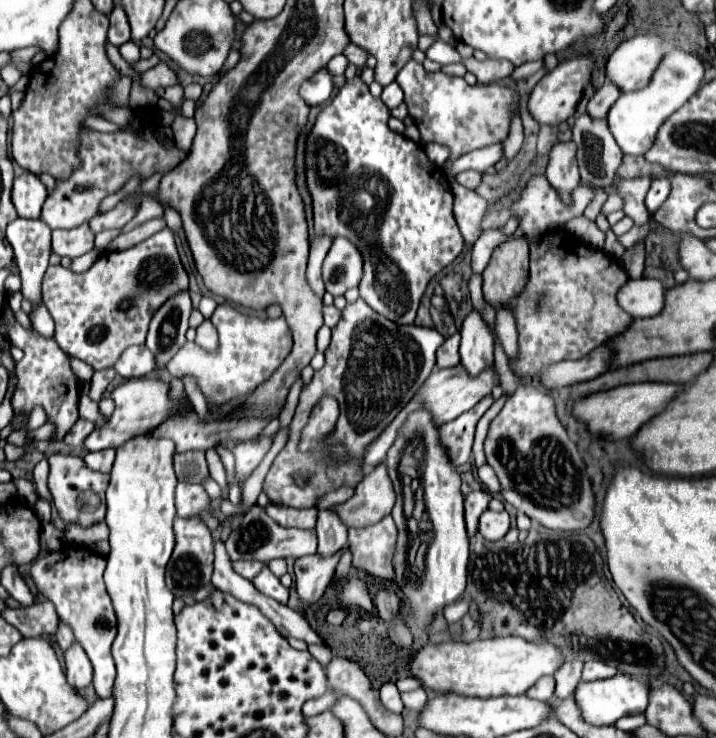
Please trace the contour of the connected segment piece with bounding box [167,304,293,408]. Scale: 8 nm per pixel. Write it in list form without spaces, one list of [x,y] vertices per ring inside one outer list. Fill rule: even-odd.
[[[219,304],[211,316],[211,322],[219,332],[219,348],[209,352],[199,344],[187,342],[167,368],[177,378],[191,376],[197,382],[197,388],[203,392],[205,400],[211,406],[221,408],[225,404],[243,400],[259,384],[263,384],[289,356],[293,340],[283,316],[275,320],[271,318],[261,320],[257,316],[241,314],[229,304]]]

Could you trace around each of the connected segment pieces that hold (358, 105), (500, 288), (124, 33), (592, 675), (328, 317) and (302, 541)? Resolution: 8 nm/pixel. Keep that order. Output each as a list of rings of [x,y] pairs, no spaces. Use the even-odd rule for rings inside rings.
[[[359,76],[347,80],[341,86],[341,92],[319,112],[305,140],[305,180],[313,200],[315,236],[343,236],[355,244],[363,256],[363,278],[359,284],[361,298],[377,314],[401,326],[415,322],[419,300],[427,284],[461,254],[465,242],[453,218],[453,194],[445,172],[441,170],[435,178],[435,166],[425,156],[425,150],[417,142],[389,130],[389,118],[391,110],[383,100],[369,94],[367,84]],[[365,172],[371,174],[371,178],[377,178],[375,192],[353,186],[353,180],[361,180]]]
[[[525,238],[501,244],[483,272],[483,294],[491,306],[511,308],[511,300],[527,286],[529,244]]]
[[[117,4],[109,16],[111,20],[111,26],[109,26],[109,42],[113,46],[121,46],[125,42],[131,40],[131,28],[129,28],[129,20],[127,20],[127,14],[123,10],[121,4]]]
[[[585,662],[585,668],[583,668],[583,680],[585,682],[613,678],[615,674],[617,674],[617,670],[607,666],[607,664],[603,664],[603,662]]]
[[[325,306],[325,308],[323,308],[323,318],[325,318],[325,324],[327,324],[329,328],[335,328],[337,322],[341,320],[341,310],[337,310],[335,306]]]
[[[261,506],[249,508],[235,524],[227,538],[227,552],[231,560],[259,560],[269,562],[275,558],[301,558],[311,556],[317,550],[315,530],[297,530],[297,528],[283,528],[277,522],[273,522]]]

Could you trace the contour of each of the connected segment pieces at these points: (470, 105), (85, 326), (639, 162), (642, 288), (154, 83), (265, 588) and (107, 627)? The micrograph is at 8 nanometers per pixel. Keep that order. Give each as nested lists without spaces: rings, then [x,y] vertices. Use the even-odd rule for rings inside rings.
[[[409,60],[397,74],[397,84],[405,92],[405,104],[425,142],[439,142],[451,148],[451,158],[477,148],[501,144],[509,136],[509,126],[519,108],[519,94],[501,84],[469,86],[463,78],[443,72],[425,72],[425,68]]]
[[[163,228],[161,232],[153,234],[151,238],[139,242],[137,246],[133,246],[133,248],[129,248],[129,250],[123,250],[123,252],[103,252],[103,254],[99,256],[99,260],[97,260],[87,272],[83,272],[83,274],[73,274],[71,270],[63,268],[61,264],[59,264],[59,266],[49,266],[47,272],[45,272],[45,278],[43,278],[43,302],[45,302],[45,306],[49,308],[49,312],[51,312],[53,320],[55,320],[55,340],[57,340],[57,344],[63,348],[63,352],[67,352],[71,358],[79,358],[79,360],[87,362],[87,364],[95,368],[95,370],[101,370],[112,368],[115,364],[115,360],[117,360],[117,356],[119,356],[127,346],[145,344],[147,328],[149,328],[149,322],[151,322],[153,314],[155,314],[171,296],[181,294],[181,292],[185,292],[187,288],[189,288],[189,276],[187,276],[187,272],[185,272],[185,268],[183,268],[183,264],[181,264],[181,258],[179,258],[177,246],[175,246],[175,236],[173,236],[173,232],[171,232],[169,228]]]
[[[623,156],[623,164],[617,168],[619,178],[635,178],[635,176],[647,176],[647,172],[653,172],[651,164],[643,156]]]
[[[657,278],[629,280],[619,292],[619,304],[633,318],[657,316],[665,306],[665,286]]]
[[[159,62],[155,68],[147,70],[145,74],[141,74],[141,80],[139,84],[143,88],[149,88],[153,92],[157,92],[159,88],[167,88],[167,86],[173,86],[177,80],[175,80],[175,72],[167,68],[167,64]]]
[[[265,568],[259,576],[255,576],[253,584],[255,584],[255,588],[259,588],[259,592],[263,592],[265,596],[275,598],[275,600],[279,600],[279,602],[287,604],[289,590],[279,582],[279,578],[277,578],[269,568]]]
[[[63,548],[45,554],[45,558],[37,558],[31,564],[31,580],[35,582],[37,590],[55,604],[59,620],[67,624],[73,634],[75,642],[81,644],[89,662],[93,664],[93,688],[99,698],[109,698],[113,680],[115,680],[115,664],[111,658],[111,644],[117,636],[117,618],[109,598],[109,592],[103,582],[105,570],[105,556],[99,556],[93,550],[77,548],[77,556],[73,548]]]

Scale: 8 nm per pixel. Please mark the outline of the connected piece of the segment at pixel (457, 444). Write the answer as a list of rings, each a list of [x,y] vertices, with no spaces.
[[[487,394],[471,410],[463,412],[455,420],[451,420],[451,422],[447,422],[447,424],[443,424],[439,428],[441,446],[447,450],[449,460],[451,460],[451,464],[455,468],[461,466],[461,464],[465,464],[471,458],[471,444],[473,444],[475,426],[479,422],[479,418],[491,408],[493,402],[495,402],[493,396]]]

